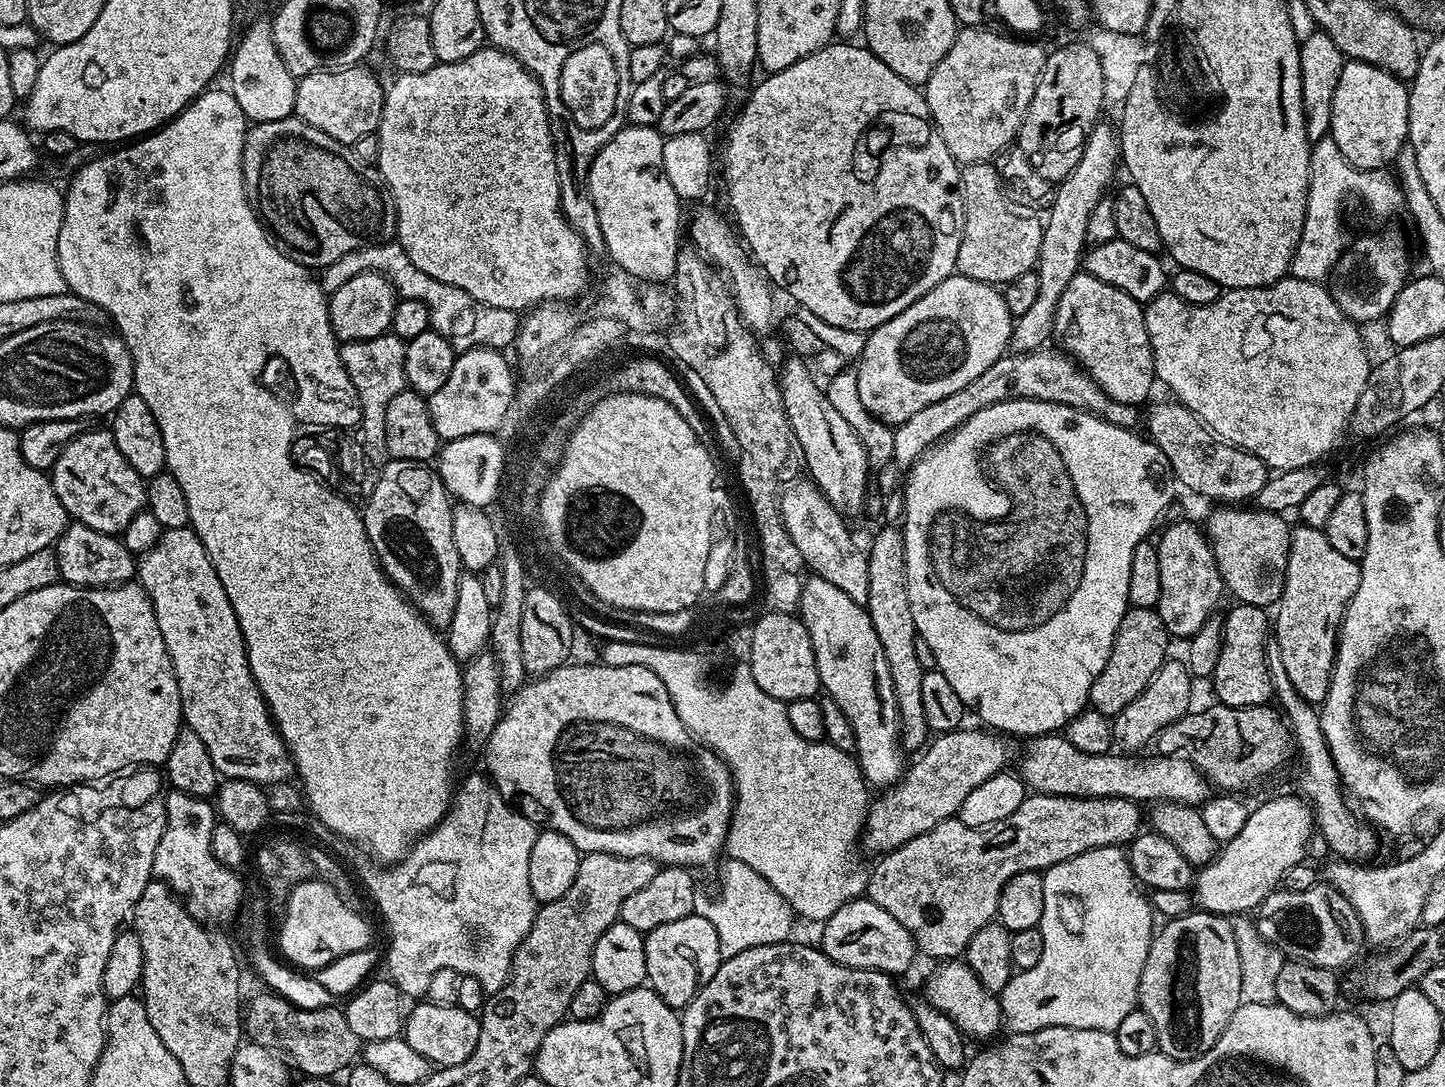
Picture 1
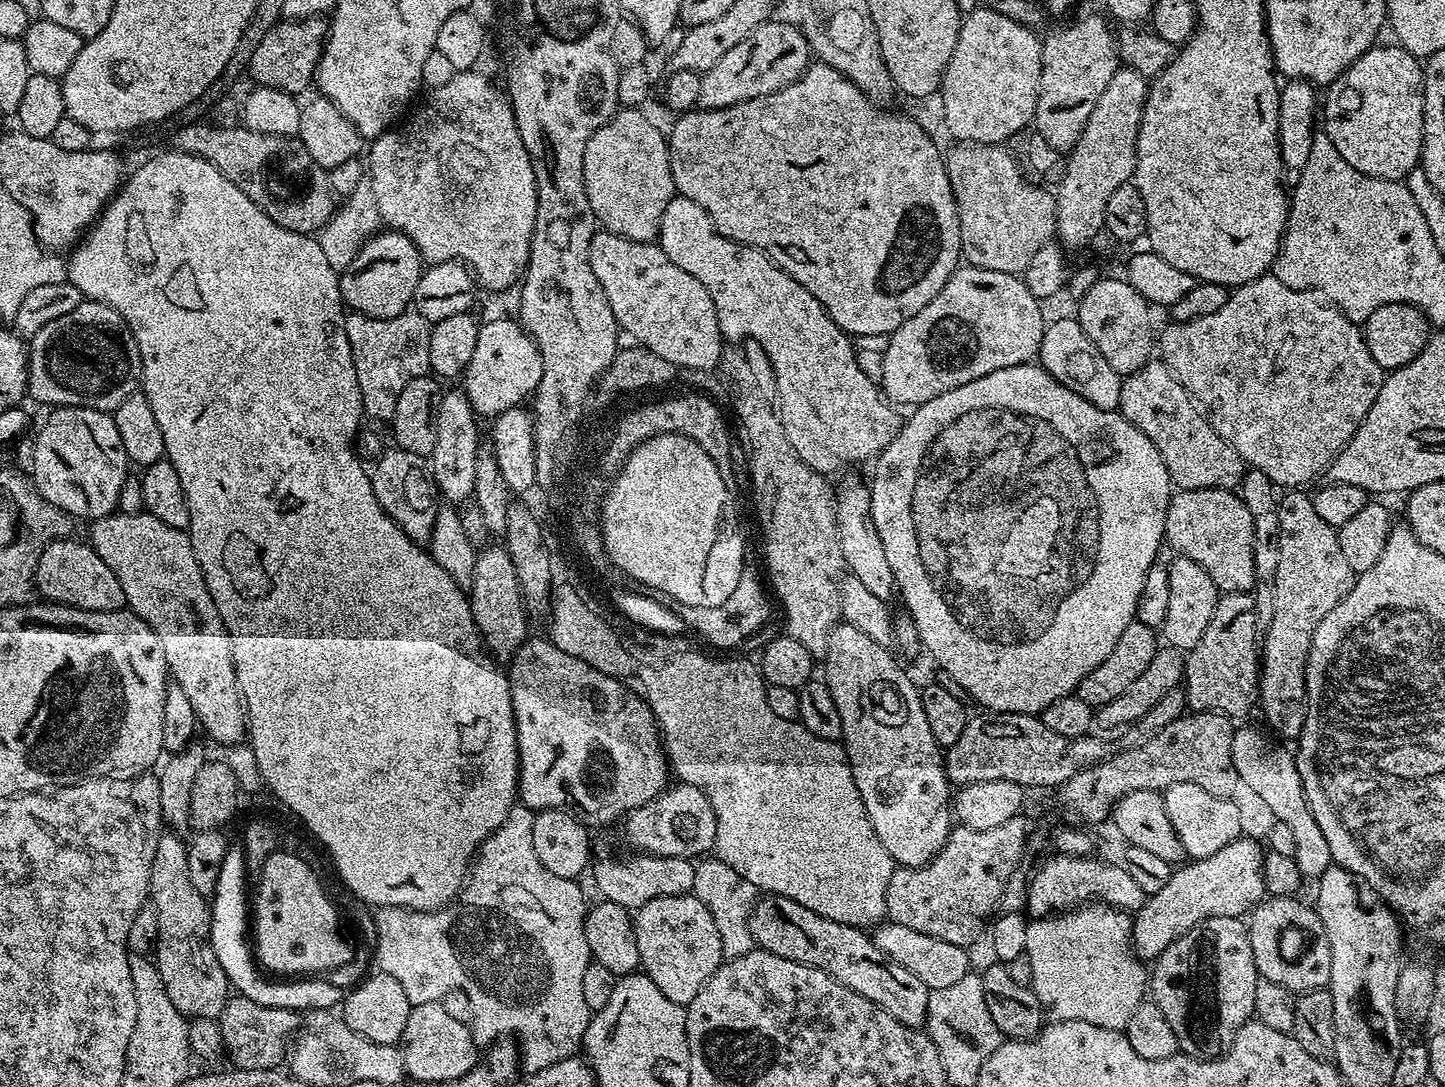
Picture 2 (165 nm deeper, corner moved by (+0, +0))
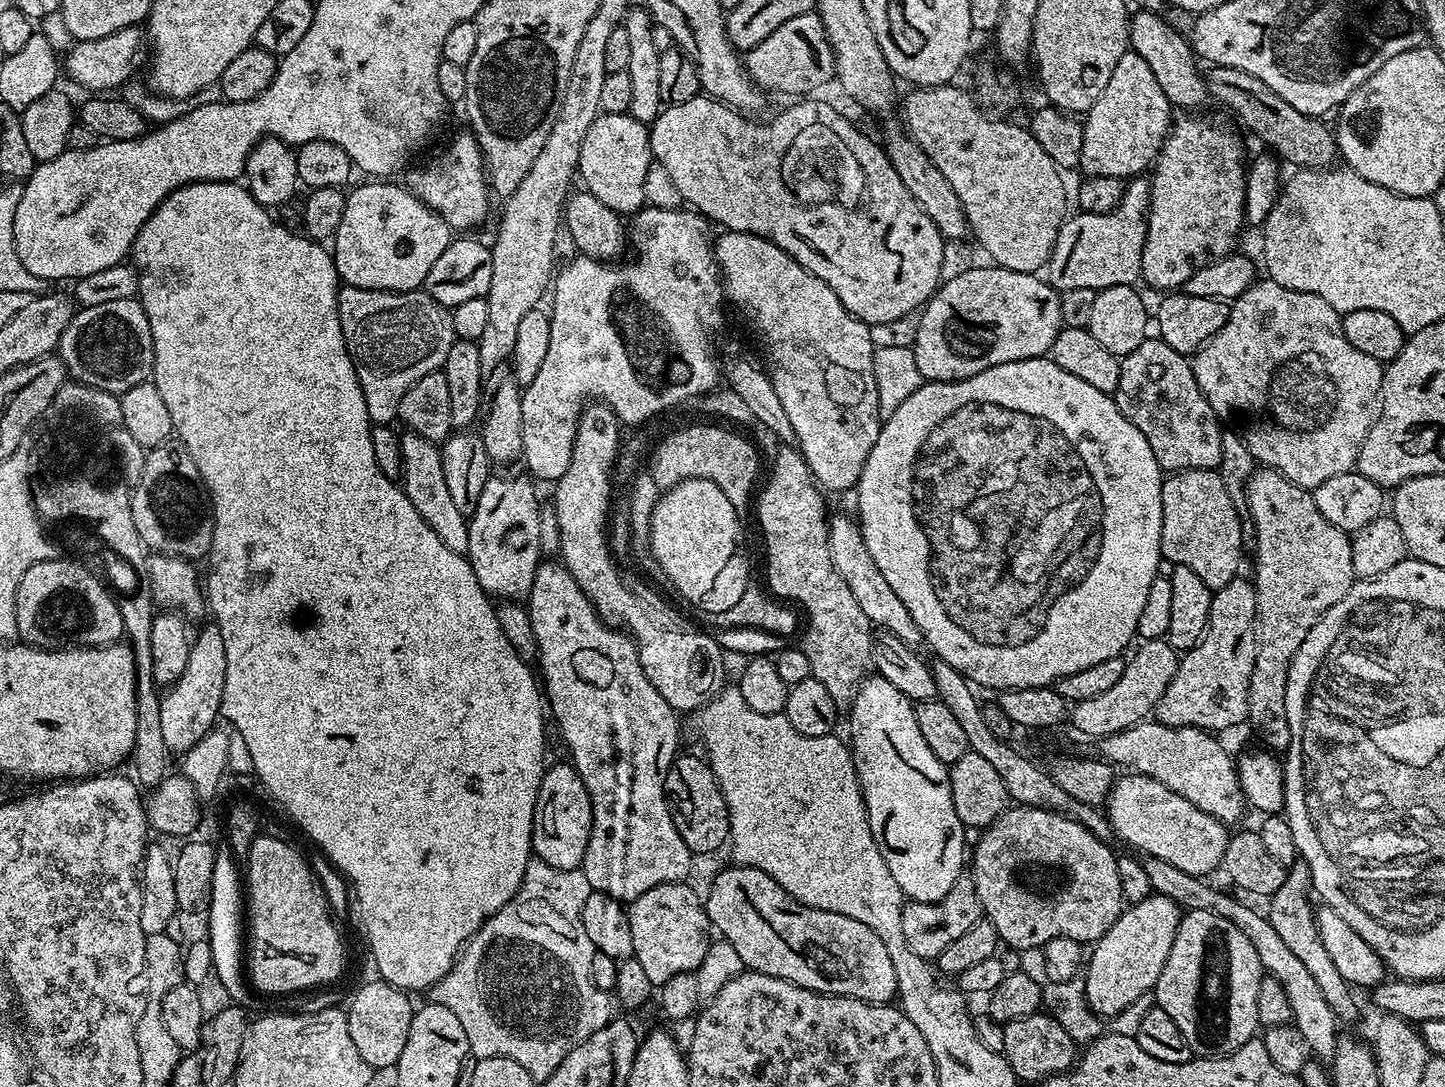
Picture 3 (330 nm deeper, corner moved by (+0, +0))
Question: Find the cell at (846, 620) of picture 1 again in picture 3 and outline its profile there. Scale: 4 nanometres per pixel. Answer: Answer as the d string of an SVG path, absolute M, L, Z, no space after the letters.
M878 674L869 675L856 689L856 696L846 716L848 732L852 735L852 761L858 774L860 792L864 795L870 830L874 834L874 842L878 842L878 850L886 866L890 866L890 874L894 874L894 882L898 882L908 900L933 904L946 898L946 894L950 894L952 887L962 879L963 872L960 871L966 868L966 829L958 814L954 814L954 798L950 798L949 765L934 758L934 750L926 746L922 730L918 730L913 701Z

